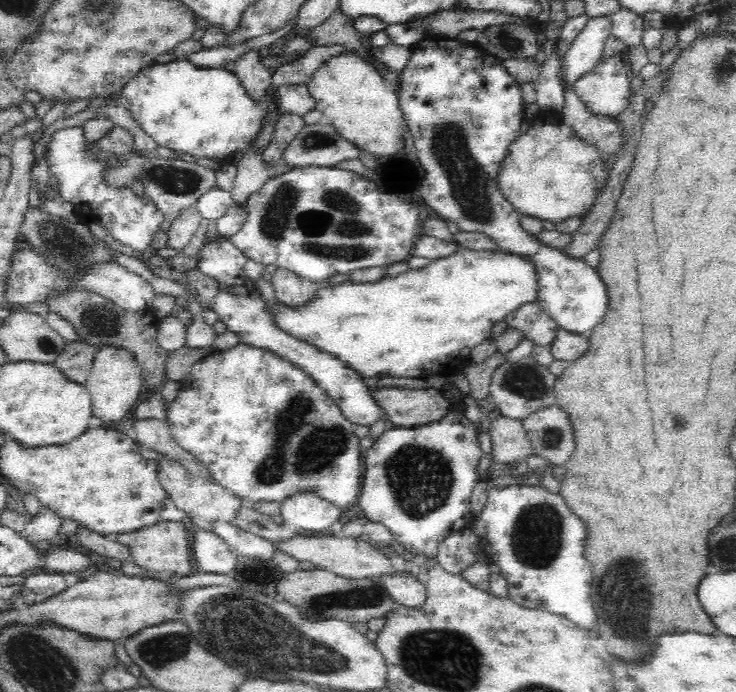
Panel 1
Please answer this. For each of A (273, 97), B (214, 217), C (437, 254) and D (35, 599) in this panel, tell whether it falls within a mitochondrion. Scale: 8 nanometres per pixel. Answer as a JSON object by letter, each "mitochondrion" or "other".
{"A":"other","B":"other","C":"other","D":"other"}

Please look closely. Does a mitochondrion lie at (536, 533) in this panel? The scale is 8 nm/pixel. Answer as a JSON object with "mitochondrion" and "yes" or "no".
{"mitochondrion":"yes"}

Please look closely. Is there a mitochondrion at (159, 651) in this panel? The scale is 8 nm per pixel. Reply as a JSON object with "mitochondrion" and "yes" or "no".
{"mitochondrion":"yes"}

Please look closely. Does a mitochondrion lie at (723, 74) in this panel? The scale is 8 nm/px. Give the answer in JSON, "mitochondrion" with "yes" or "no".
{"mitochondrion":"yes"}

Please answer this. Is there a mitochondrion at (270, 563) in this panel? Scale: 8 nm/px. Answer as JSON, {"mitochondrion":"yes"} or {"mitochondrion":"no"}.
{"mitochondrion":"no"}

